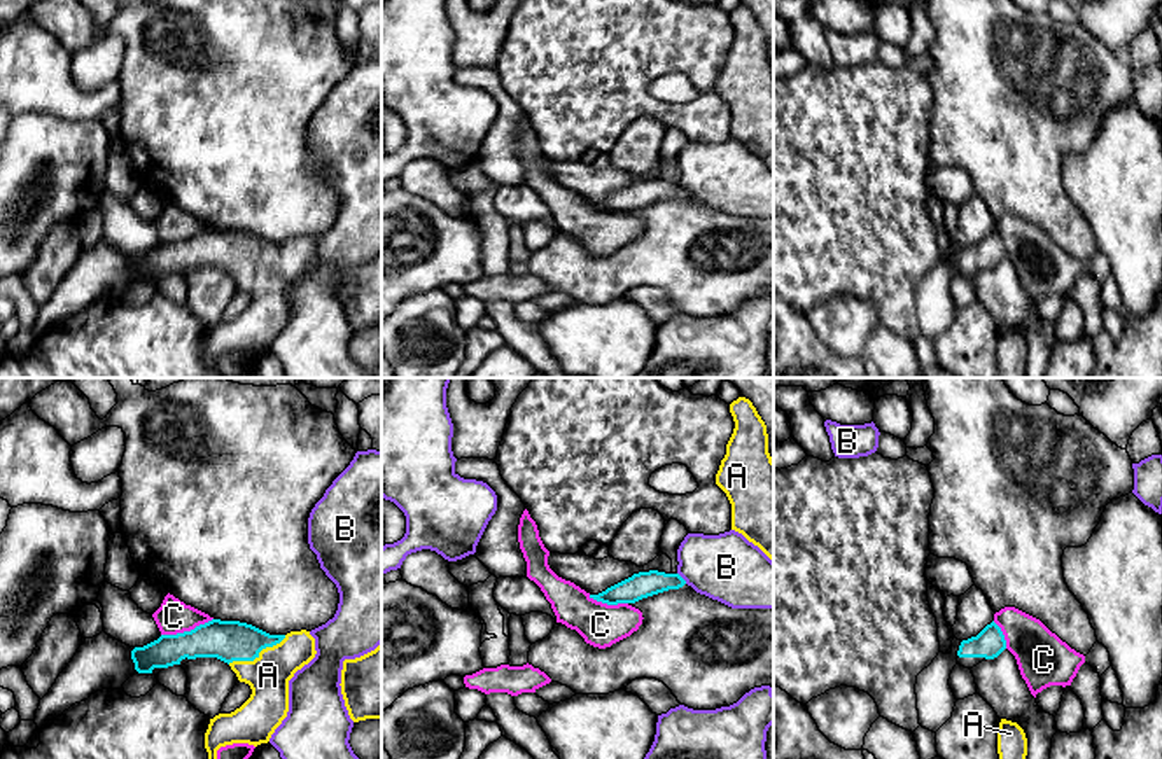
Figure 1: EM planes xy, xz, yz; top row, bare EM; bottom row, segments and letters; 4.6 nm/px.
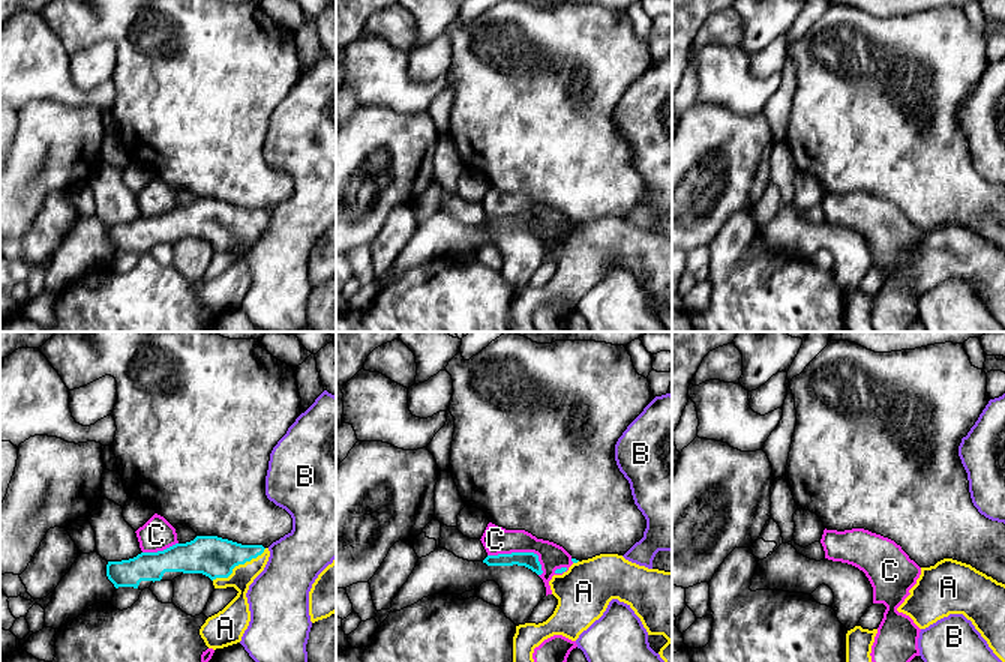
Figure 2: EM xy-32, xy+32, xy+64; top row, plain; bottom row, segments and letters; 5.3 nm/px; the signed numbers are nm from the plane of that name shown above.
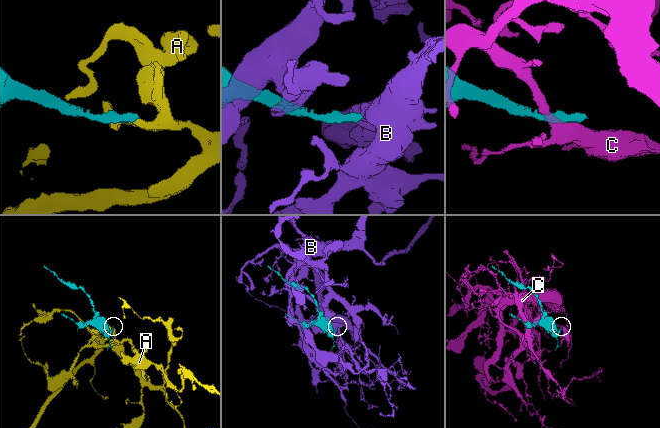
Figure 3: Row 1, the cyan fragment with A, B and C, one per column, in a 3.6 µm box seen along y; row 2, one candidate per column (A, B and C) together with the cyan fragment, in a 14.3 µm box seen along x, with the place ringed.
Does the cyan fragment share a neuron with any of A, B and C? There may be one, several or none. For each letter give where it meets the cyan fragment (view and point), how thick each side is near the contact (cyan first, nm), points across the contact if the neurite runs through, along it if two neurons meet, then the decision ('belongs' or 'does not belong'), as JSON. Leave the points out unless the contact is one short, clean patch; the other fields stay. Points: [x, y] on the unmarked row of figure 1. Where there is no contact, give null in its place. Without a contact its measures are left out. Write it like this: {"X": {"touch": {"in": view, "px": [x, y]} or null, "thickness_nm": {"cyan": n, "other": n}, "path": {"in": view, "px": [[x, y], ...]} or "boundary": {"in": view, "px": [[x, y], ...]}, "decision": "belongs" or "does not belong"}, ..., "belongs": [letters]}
{"A": {"touch": {"in": "xy", "px": [256, 264]}, "thickness_nm": {"cyan": 190, "other": 200}, "path": {"in": "xy", "px": [[228, 249], [240, 252], [256, 264], [266, 275], [268, 284]]}, "decision": "belongs"}, "B": {"touch": {"in": "xz", "px": [681, 186]}, "thickness_nm": {"cyan": 120, "other": 320}, "decision": "does not belong"}, "C": {"touch": {"in": "xy", "px": [186, 240]}, "thickness_nm": {"cyan": 190, "other": 160}, "decision": "does not belong"}, "belongs": ["A"]}

